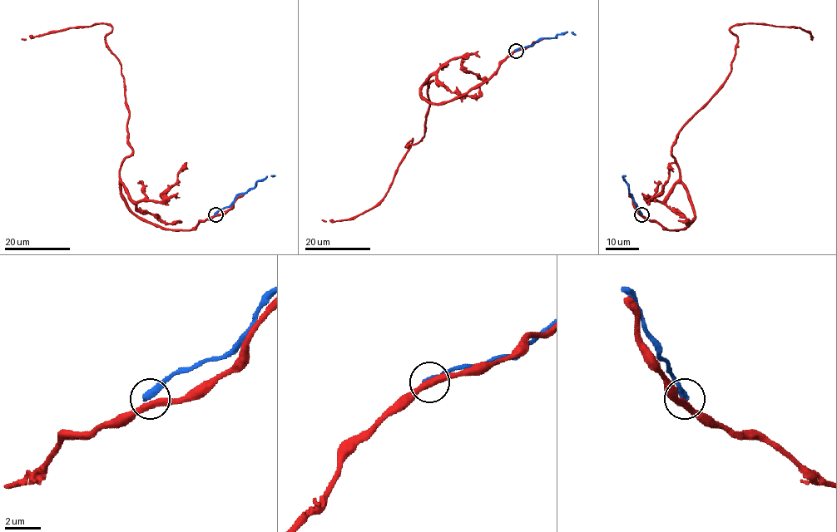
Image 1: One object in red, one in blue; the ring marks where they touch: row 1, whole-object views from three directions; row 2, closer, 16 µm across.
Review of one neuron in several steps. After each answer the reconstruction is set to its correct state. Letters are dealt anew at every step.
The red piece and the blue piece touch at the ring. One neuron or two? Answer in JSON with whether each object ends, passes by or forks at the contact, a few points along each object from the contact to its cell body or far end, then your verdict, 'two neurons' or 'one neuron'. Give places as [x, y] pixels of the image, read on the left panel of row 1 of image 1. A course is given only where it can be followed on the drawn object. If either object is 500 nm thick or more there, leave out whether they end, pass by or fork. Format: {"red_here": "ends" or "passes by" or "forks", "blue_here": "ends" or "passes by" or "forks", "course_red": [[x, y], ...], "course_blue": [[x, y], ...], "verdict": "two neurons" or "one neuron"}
{"red_here": "passes by", "blue_here": "ends", "course_red": [[215, 214], [168, 230], [121, 194], [132, 153], [111, 26], [22, 39]], "course_blue": [[215, 214], [230, 205], [240, 194], [252, 189], [258, 180], [274, 174]], "verdict": "two neurons"}

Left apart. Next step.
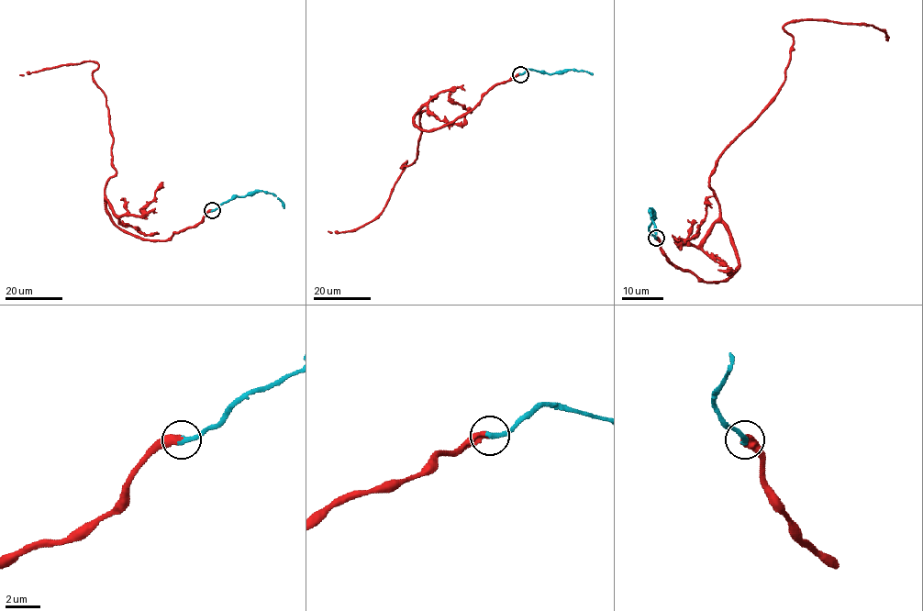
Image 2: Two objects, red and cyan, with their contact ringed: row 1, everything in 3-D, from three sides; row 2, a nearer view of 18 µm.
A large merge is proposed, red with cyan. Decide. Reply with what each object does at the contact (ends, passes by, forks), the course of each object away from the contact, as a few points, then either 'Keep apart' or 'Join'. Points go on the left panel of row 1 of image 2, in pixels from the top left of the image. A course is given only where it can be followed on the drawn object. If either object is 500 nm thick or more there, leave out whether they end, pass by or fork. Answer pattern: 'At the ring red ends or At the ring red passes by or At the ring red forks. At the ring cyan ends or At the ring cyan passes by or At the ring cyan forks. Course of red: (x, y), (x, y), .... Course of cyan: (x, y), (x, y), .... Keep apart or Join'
At the ring red ends. At the ring cyan ends. Course of red: (212, 210), (165, 240), (121, 230), (105, 195), (116, 173), (105, 95), (92, 76), (98, 65), (19, 74). Course of cyan: (212, 210), (237, 196), (253, 194), (260, 191), (273, 194), (284, 207). Join

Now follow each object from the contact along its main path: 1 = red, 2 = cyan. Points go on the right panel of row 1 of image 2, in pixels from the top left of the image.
1: (656, 238), (705, 282), (739, 267), (709, 175), (784, 81), (784, 26), (864, 24), (886, 39)
2: (656, 238), (649, 231), (656, 217), (649, 209), (656, 234)

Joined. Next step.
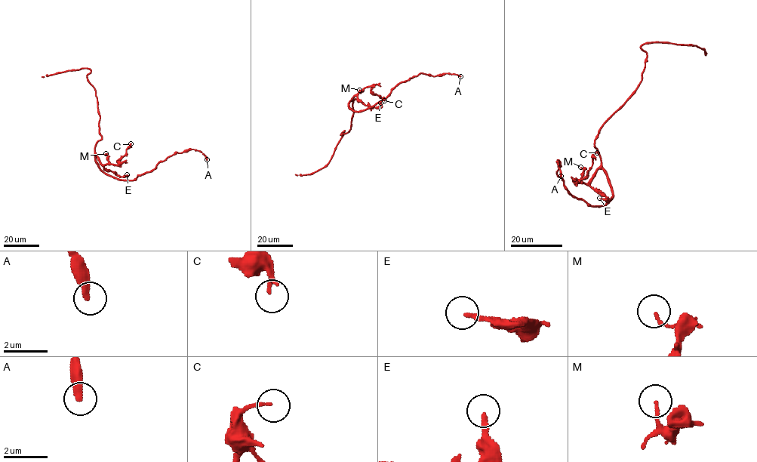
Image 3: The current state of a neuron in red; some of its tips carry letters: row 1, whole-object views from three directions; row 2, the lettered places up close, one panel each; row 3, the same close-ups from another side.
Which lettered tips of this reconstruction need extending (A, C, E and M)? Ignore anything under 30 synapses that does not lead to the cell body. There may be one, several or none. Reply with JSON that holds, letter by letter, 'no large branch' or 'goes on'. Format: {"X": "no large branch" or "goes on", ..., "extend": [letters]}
{"A": "no large branch", "C": "no large branch", "E": "no large branch", "M": "no large branch", "extend": []}

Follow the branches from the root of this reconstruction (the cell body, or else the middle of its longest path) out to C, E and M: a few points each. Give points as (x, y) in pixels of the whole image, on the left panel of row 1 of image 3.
C: (96, 143), (94, 153), (103, 164), (118, 164), (130, 143)
E: (96, 143), (94, 153), (103, 167), (121, 177), (127, 174)
M: (96, 143), (94, 153), (103, 164), (109, 161), (106, 153)

